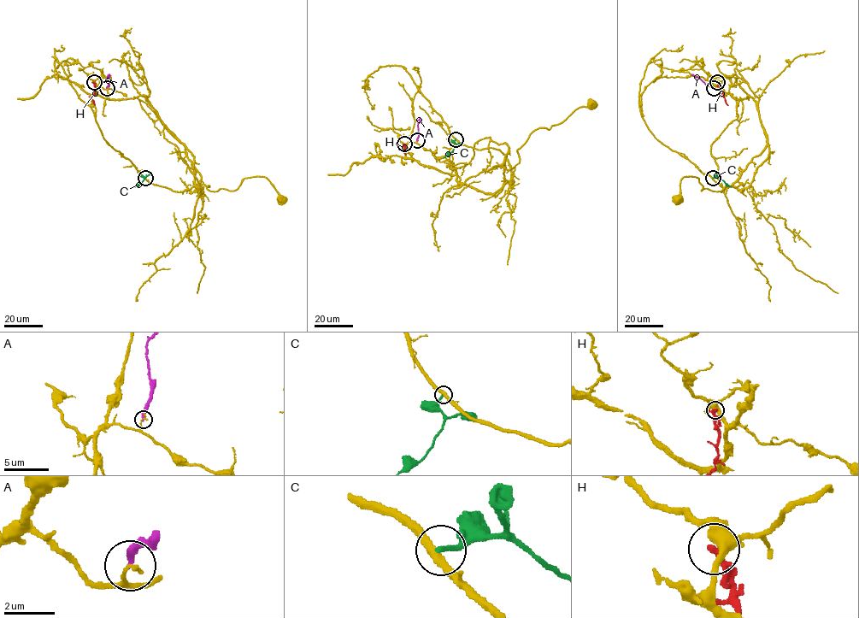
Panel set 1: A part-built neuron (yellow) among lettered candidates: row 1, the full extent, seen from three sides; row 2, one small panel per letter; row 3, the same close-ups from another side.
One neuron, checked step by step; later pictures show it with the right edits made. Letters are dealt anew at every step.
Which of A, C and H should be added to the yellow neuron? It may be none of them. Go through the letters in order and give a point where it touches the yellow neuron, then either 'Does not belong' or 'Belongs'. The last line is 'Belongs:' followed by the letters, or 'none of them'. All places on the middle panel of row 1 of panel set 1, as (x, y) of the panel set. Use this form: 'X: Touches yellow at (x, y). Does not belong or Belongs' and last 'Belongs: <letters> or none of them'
A: Touches yellow at (417, 140). Does not belong
C: Touches yellow at (455, 139). Does not belong
H: Touches yellow at (404, 144). Does not belong
Belongs: none of them

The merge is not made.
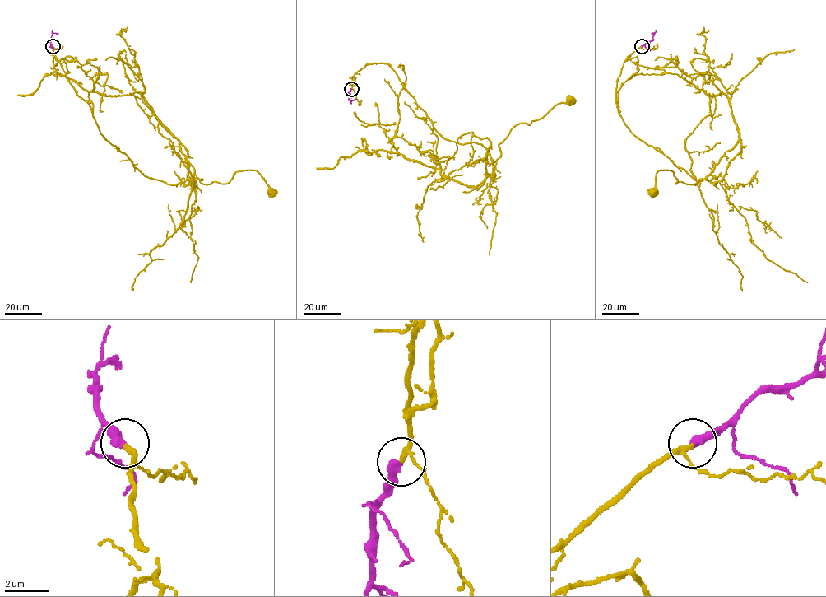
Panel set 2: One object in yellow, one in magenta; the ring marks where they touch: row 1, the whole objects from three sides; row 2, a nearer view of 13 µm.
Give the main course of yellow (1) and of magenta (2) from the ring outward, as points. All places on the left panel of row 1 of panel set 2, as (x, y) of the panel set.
1: (53, 46), (99, 132), (144, 174), (172, 184), (187, 174), (227, 184), (236, 171), (255, 170), (271, 191)
2: (53, 46), (50, 42), (52, 33), (58, 33)

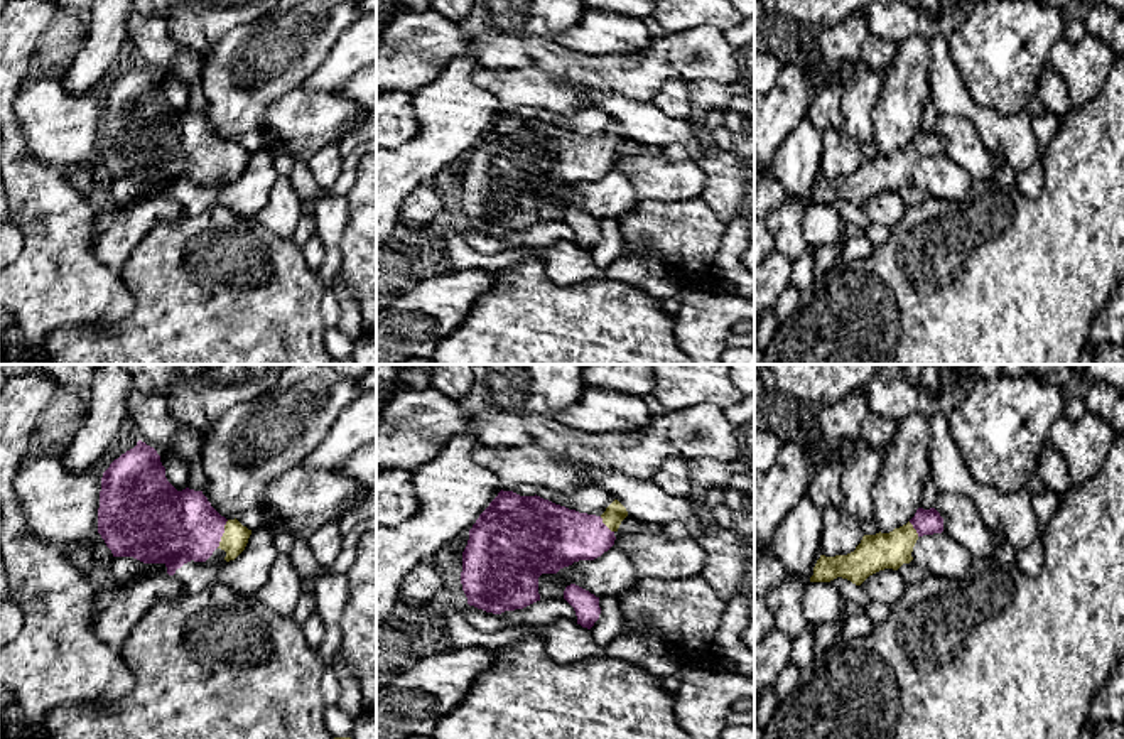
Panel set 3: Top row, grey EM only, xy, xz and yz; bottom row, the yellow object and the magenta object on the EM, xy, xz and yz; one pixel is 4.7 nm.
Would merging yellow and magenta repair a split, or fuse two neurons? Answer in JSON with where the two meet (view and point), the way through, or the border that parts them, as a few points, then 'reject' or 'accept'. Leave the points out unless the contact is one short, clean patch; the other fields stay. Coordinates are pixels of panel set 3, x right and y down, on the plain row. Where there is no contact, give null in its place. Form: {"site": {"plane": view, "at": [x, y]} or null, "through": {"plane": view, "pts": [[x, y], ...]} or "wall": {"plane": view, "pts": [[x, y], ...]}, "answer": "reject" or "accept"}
{"site": {"plane": "xy", "at": [223, 156]}, "through": {"plane": "xy", "pts": [[235, 159], [223, 156], [172, 149]]}, "answer": "accept"}

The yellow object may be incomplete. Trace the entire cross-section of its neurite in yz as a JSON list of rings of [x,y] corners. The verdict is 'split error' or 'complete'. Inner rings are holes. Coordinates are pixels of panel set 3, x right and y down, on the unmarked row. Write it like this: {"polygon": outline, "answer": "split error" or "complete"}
{"polygon": [[[918,130],[915,138],[889,155],[864,157],[854,174],[847,177],[820,177],[810,204],[830,204],[837,199],[861,208],[869,197],[913,182],[911,174],[923,157],[943,154],[943,140],[935,130]]], "answer": "split error"}

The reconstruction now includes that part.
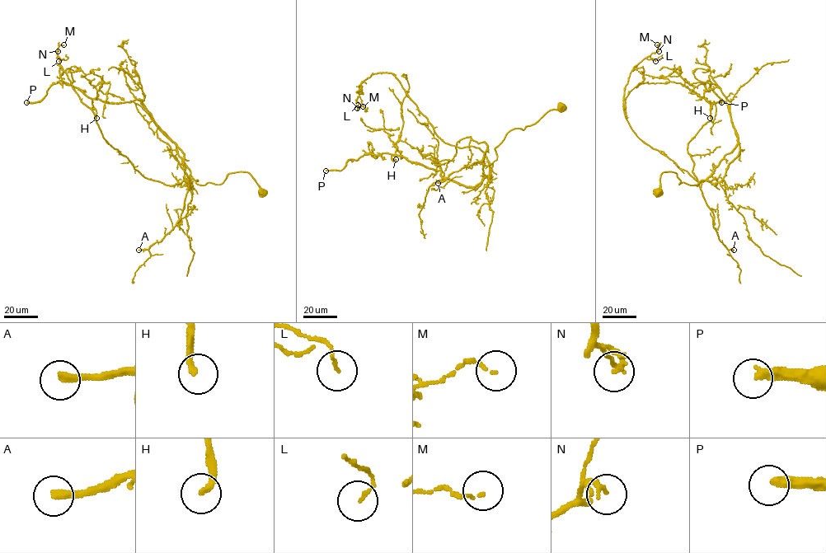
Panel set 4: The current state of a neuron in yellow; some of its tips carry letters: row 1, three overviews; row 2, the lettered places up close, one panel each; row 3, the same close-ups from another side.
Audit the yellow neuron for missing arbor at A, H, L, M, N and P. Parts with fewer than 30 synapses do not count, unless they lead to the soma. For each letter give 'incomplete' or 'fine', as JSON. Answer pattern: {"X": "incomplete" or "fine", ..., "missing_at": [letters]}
{"A": "incomplete", "H": "incomplete", "L": "fine", "M": "fine", "N": "fine", "P": "incomplete", "missing_at": ["A", "H", "P"]}

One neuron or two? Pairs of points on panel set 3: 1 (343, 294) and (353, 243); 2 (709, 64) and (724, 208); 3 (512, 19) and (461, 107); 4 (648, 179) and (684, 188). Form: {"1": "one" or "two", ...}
{"1": "two", "2": "two", "3": "one", "4": "one"}

